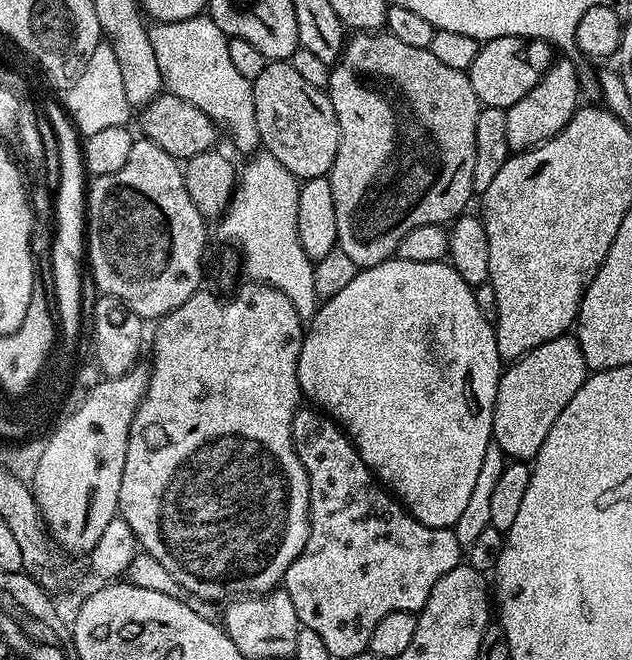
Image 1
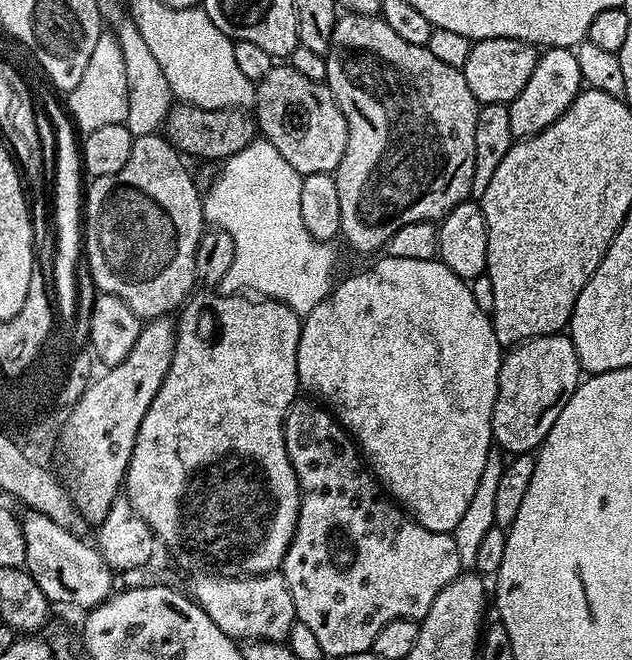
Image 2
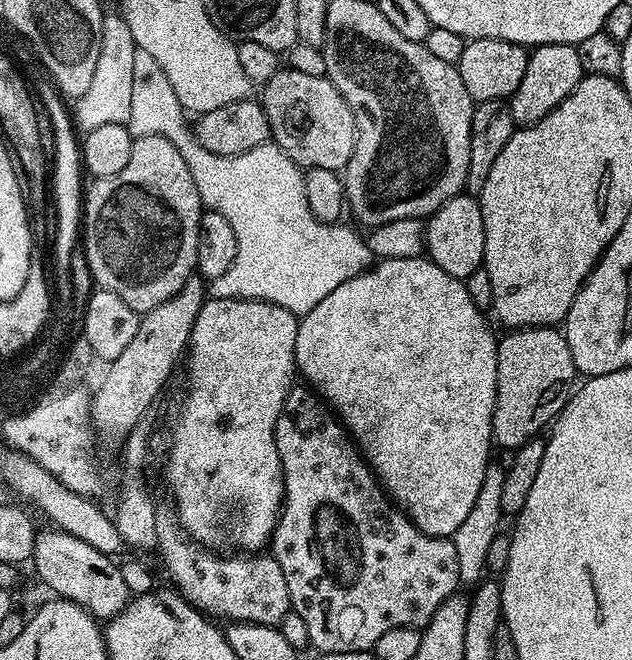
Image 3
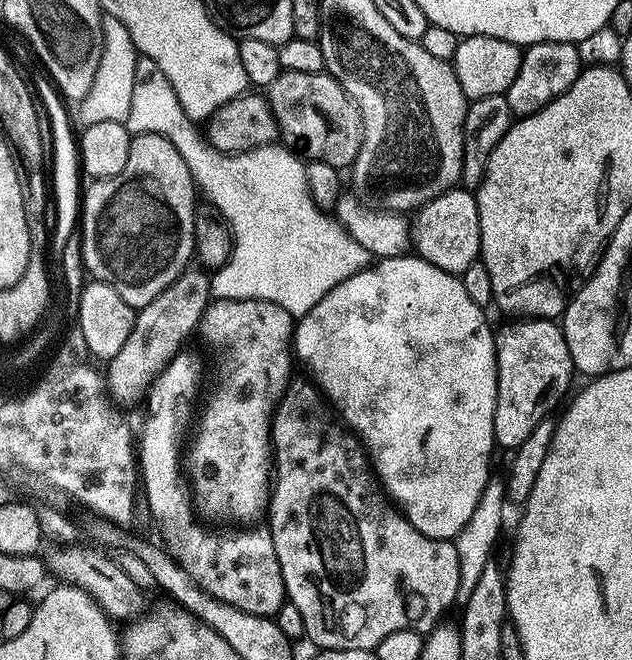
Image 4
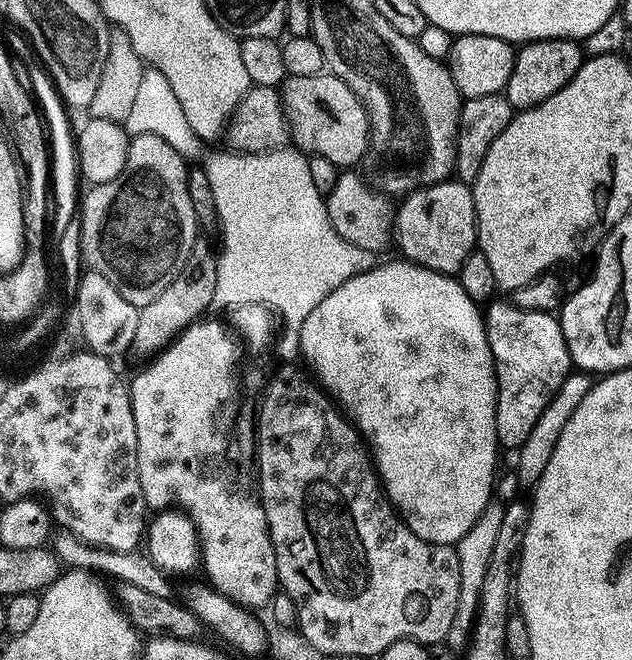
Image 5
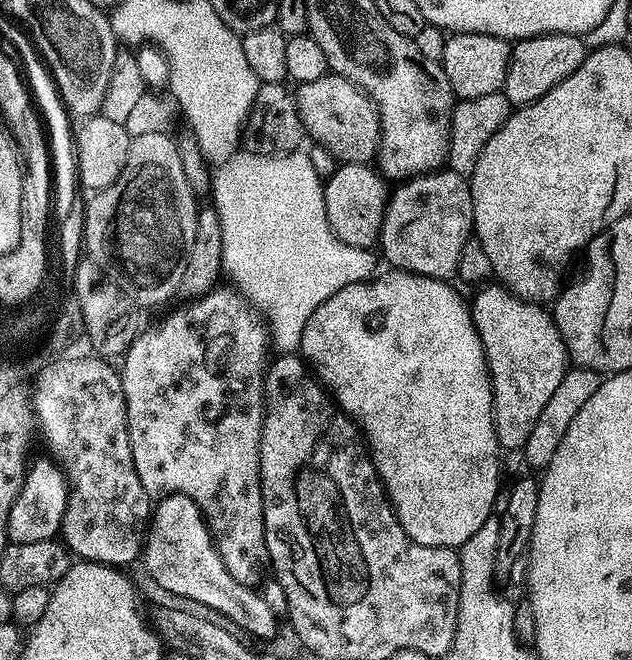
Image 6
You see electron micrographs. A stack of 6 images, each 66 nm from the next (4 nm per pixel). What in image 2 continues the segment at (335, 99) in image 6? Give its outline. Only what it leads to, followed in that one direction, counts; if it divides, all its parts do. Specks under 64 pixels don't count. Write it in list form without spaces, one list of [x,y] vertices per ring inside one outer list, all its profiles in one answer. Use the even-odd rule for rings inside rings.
[[[277,63],[270,70],[270,74],[266,74],[266,78],[256,84],[254,119],[259,135],[269,140],[274,150],[278,150],[278,154],[282,154],[282,158],[286,158],[286,162],[290,162],[290,166],[294,166],[294,170],[298,170],[301,177],[323,172],[335,173],[336,167],[342,162],[342,154],[348,141],[348,127],[338,102],[333,98],[327,83],[298,74],[298,70],[294,70],[287,63]]]

